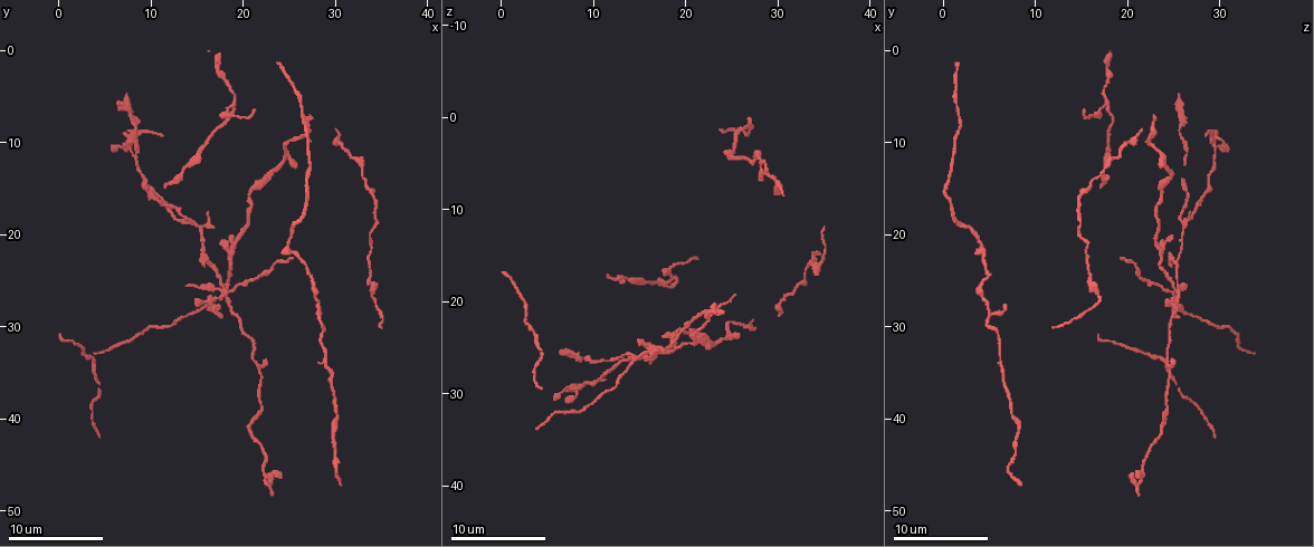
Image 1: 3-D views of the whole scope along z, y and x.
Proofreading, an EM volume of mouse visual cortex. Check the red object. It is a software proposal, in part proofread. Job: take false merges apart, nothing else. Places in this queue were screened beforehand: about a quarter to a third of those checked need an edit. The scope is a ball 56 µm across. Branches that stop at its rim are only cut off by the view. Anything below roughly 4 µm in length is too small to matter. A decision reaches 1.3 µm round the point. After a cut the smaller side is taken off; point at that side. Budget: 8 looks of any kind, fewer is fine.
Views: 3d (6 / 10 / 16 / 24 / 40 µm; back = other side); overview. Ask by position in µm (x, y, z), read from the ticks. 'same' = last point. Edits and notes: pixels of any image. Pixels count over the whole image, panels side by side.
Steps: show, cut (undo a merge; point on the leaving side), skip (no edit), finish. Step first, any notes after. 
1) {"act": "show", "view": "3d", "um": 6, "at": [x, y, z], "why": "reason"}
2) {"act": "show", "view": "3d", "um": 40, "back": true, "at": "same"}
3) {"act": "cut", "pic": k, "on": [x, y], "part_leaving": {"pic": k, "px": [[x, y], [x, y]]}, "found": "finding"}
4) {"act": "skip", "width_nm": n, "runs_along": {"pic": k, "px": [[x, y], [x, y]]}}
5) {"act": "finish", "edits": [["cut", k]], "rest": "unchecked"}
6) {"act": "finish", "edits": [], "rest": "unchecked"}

{"act": "show", "view": "3d", "um": 6, "at": [21.6, 39.4, 24.0]}

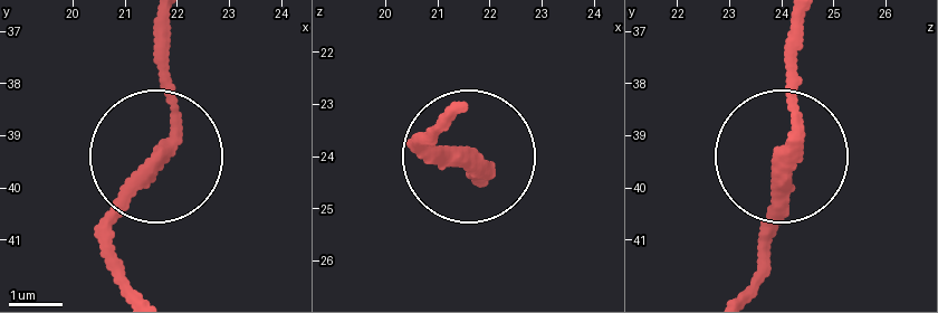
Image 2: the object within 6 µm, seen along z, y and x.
{"act": "show", "view": "3d", "um": 6, "back": true, "at": [21.85, 39.30, 24.20]}

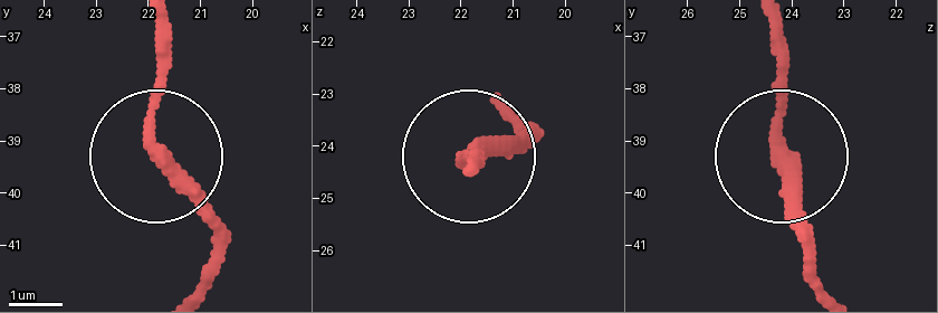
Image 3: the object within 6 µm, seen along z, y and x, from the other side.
{"act": "skip", "width_nm": 270, "runs_along": {"pic": 3, "px": [[156, 22], [147, 129], [222, 258]]}, "found": "one neuron here"}

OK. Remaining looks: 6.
{"act": "show", "view": "3d", "um": 16, "at": [17.8, 26.2, 25.6], "why": "looks like a crossing"}

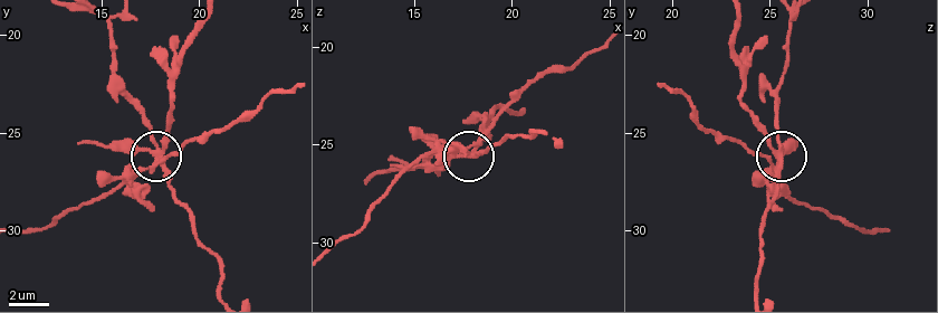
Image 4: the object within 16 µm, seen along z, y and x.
{"act": "cut", "pic": 4, "on": [130, 151], "width_nm": 240, "part_leaving": {"pic": 4, "px": [[159, 155], [173, 96], [173, 72], [198, 21]]}, "found": "a second neuron is stuck on"}

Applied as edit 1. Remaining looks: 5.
{"act": "show", "view": "3d", "um": 10, "at": [4.0, 33.6, 23.6]}

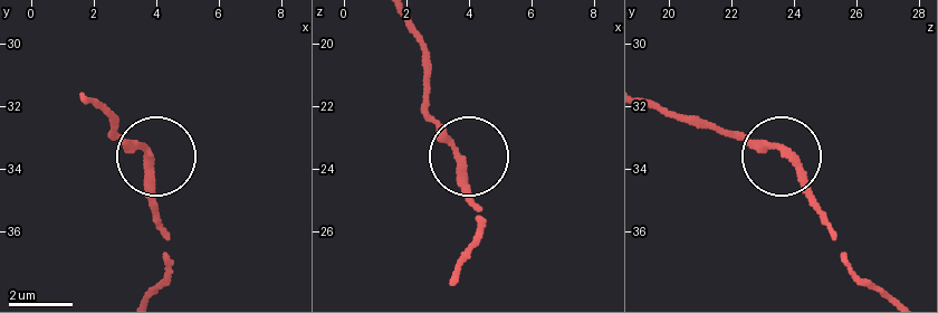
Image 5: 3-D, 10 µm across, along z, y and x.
{"act": "show", "view": "3d", "um": 10, "back": true, "at": [3.8, 33.6, 23.8], "why": "from behind"}

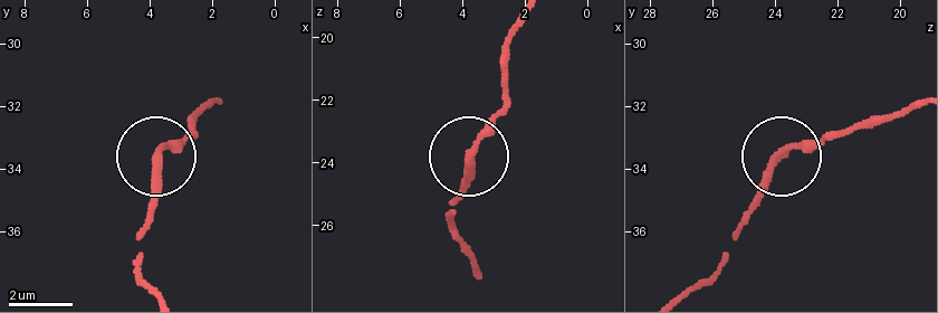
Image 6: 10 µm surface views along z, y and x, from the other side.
{"act": "skip", "found": "continuous, no second neuron"}

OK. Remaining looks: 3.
{"act": "show", "view": "3d", "um": 10, "at": [28.4, 29.2, 5.2], "why": "two arms in line, one across"}

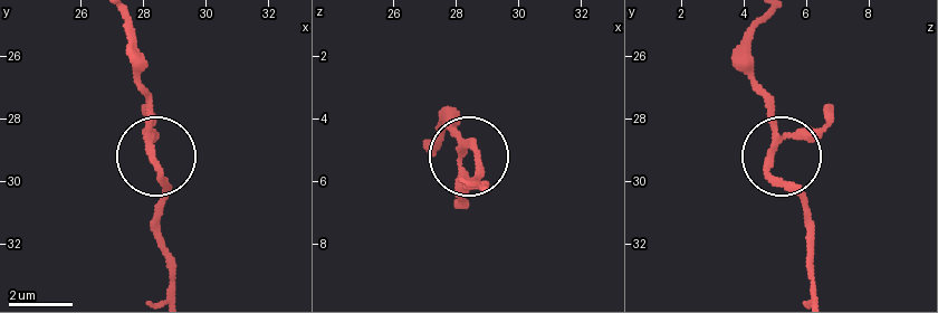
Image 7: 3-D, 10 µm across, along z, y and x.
{"act": "show", "view": "3d", "um": 10, "back": true, "at": [28.3, 29.0, 4.9]}

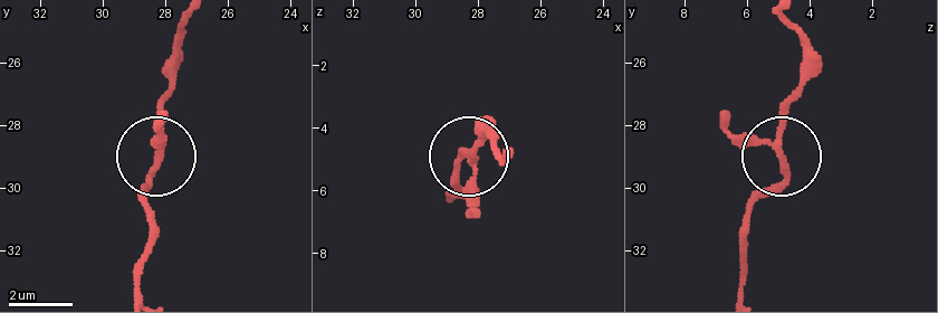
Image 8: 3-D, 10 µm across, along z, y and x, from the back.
{"act": "skip", "found": "all the same neuron"}

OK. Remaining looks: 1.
{"act": "finish", "edits": [["cut", 4]], "rest": "unchecked"}

